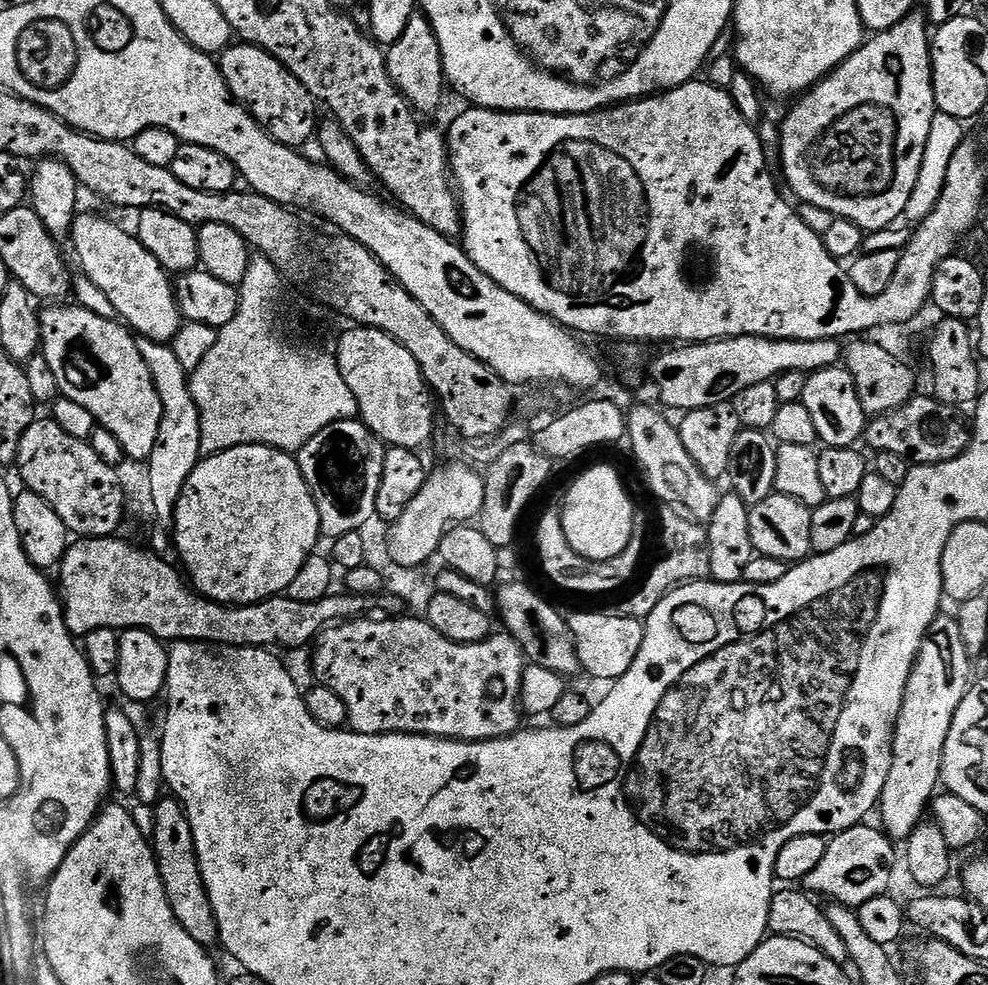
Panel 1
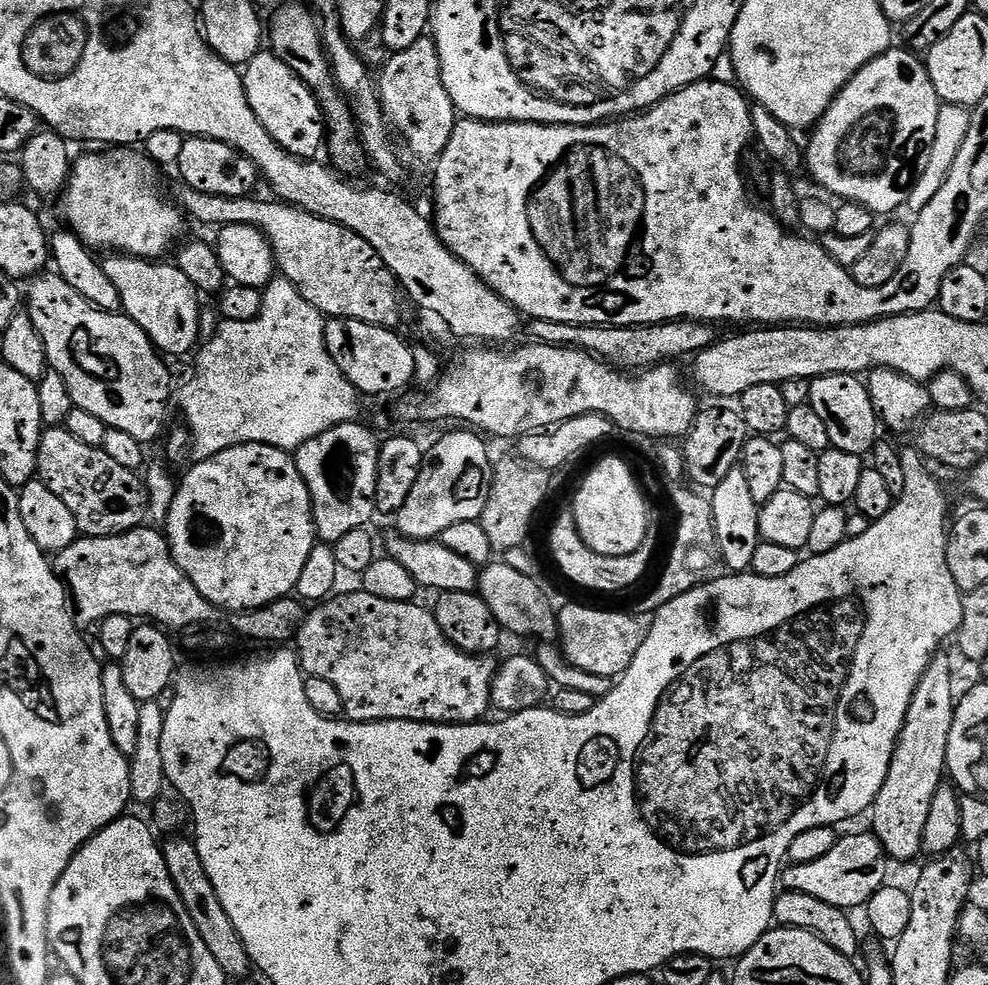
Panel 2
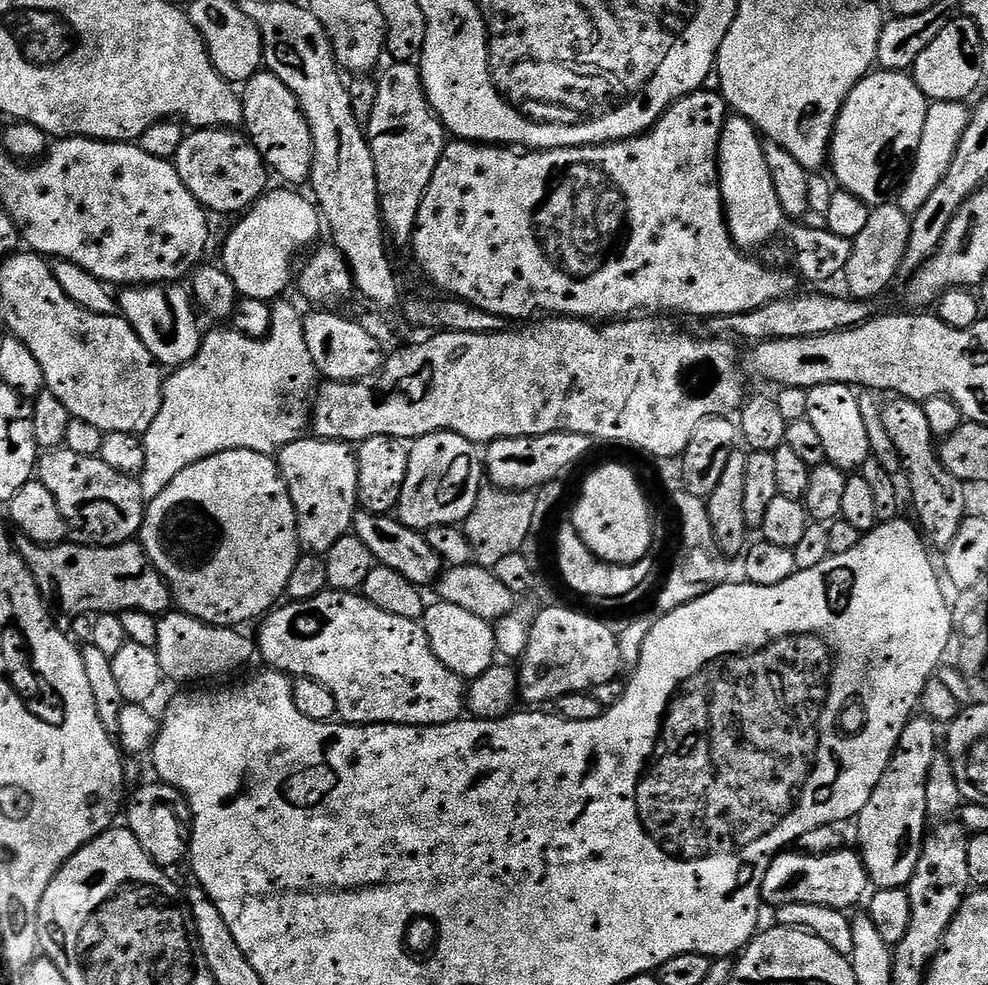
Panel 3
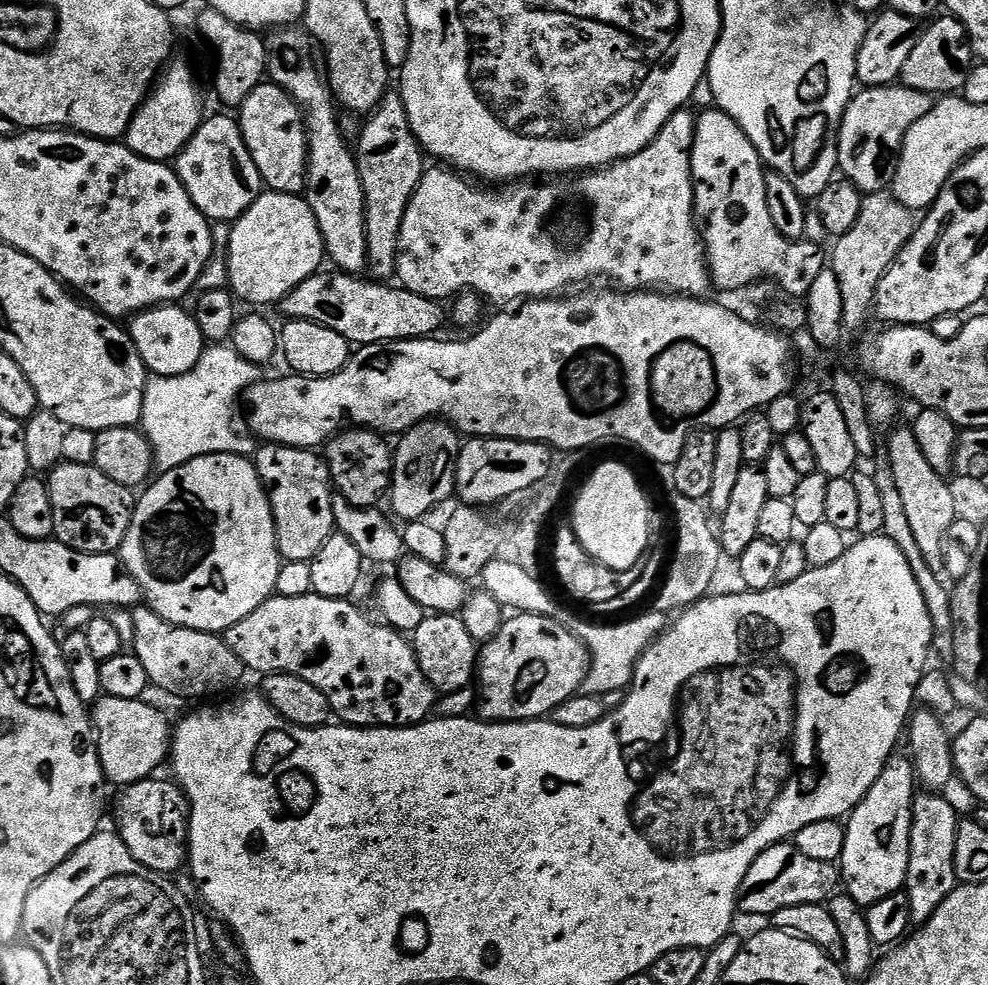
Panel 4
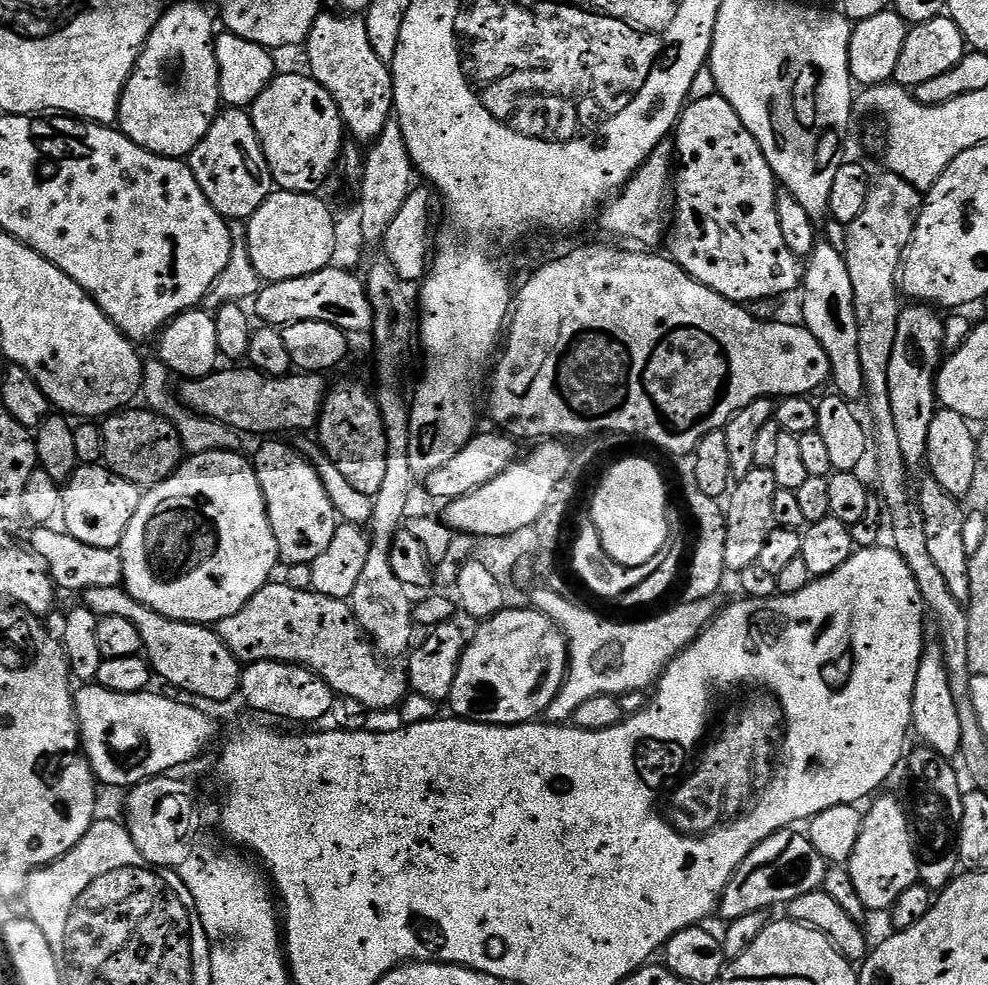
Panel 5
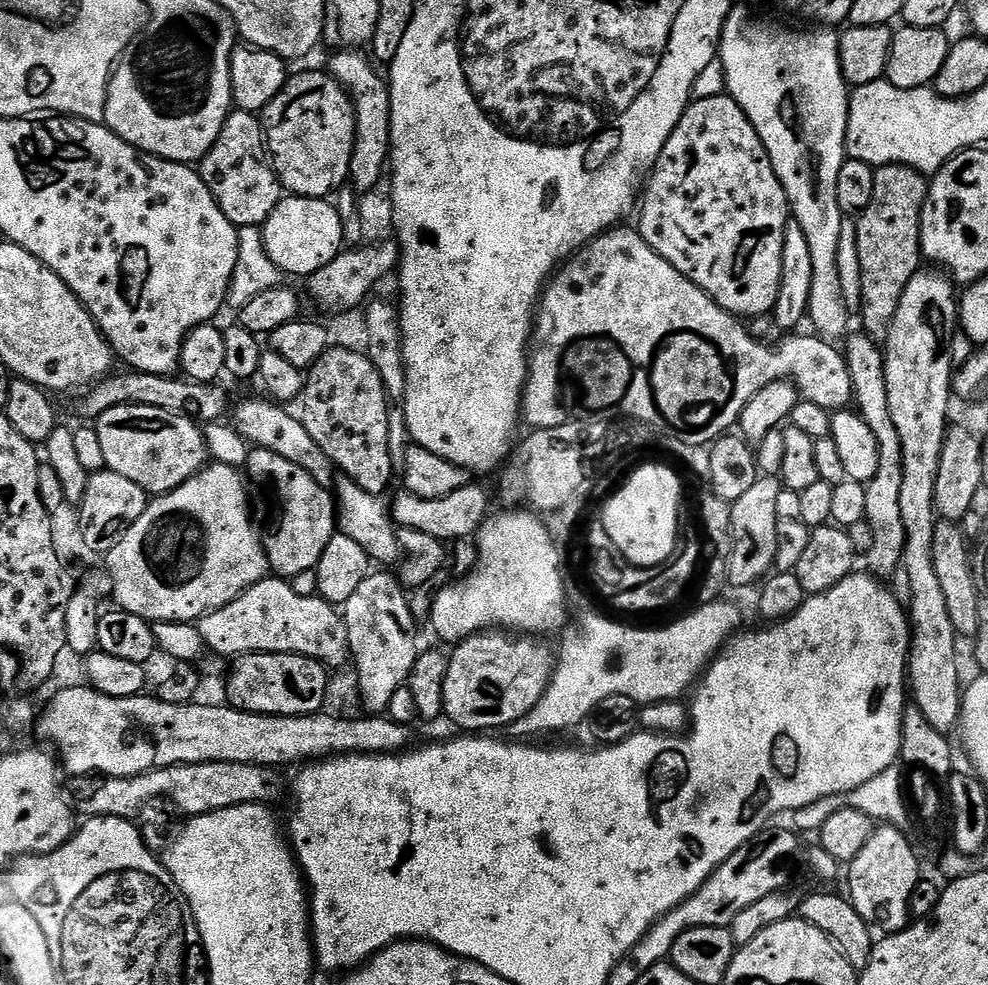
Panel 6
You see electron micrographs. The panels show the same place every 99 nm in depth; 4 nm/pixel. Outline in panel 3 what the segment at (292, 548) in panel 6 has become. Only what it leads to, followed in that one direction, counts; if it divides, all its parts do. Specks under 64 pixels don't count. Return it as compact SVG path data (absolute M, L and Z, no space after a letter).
M301 438L278 453L278 467L294 502L300 543L309 553L327 554L338 538L353 531L358 511L358 462L353 445L342 440Z

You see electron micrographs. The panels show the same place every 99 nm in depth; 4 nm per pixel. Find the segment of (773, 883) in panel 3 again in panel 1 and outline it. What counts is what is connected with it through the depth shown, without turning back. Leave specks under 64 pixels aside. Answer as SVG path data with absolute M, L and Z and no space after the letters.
M861 822L855 828L835 833L829 839L826 858L822 858L822 862L818 862L818 866L814 866L814 870L810 870L802 881L809 893L859 906L870 902L870 898L885 895L891 889L888 887L892 884L893 841L879 827L867 828L866 825Z

